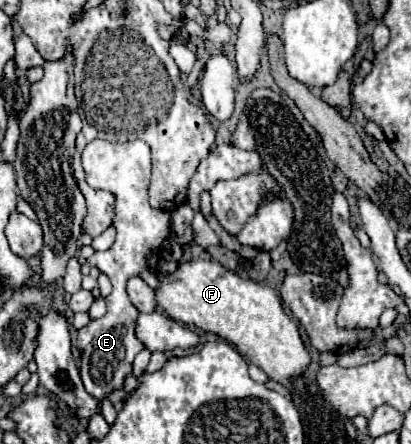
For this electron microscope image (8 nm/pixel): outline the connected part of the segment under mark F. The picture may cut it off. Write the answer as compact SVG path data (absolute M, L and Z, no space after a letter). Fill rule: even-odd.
M214 260L180 262L170 274L158 272L156 304L176 322L196 326L228 340L250 364L262 368L276 382L302 374L310 364L310 354L300 338L294 318L290 318L276 292L264 284L244 280Z

